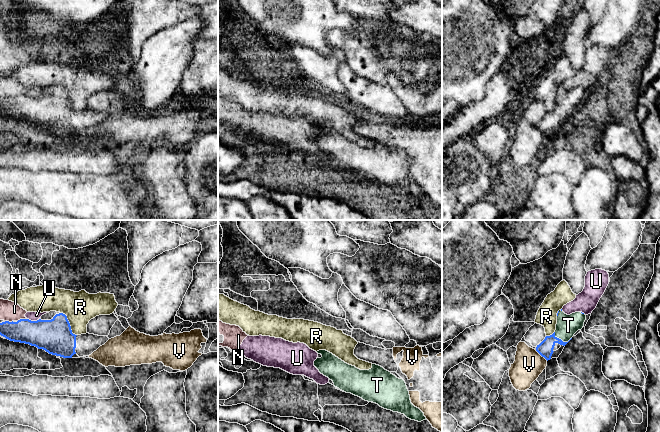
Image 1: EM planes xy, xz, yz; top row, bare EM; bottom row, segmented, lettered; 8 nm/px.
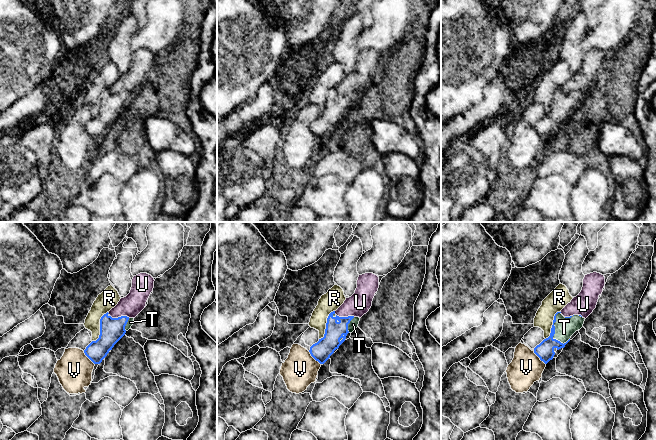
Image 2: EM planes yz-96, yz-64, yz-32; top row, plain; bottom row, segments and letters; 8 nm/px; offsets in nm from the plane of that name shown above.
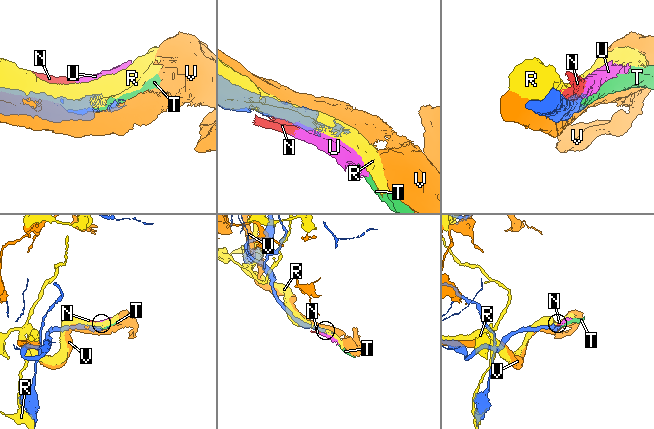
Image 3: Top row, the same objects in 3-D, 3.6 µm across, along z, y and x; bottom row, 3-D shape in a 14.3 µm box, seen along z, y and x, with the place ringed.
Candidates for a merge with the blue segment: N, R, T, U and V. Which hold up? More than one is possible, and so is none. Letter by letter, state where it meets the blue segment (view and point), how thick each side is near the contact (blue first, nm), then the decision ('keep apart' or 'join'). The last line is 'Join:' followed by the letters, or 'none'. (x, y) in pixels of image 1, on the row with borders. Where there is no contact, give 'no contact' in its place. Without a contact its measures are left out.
N: xy (21, 319) | 240/160 nm | keep apart
R: xy (69, 323) | 280/260 nm | keep apart
T: yz (561, 340) | 120/180 nm | join
U: xy (33, 321) | 280/80 nm | keep apart
V: yz (541, 355) | 120/240 nm | keep apart
Join: T

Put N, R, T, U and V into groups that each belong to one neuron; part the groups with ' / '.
N U / R / T / V

